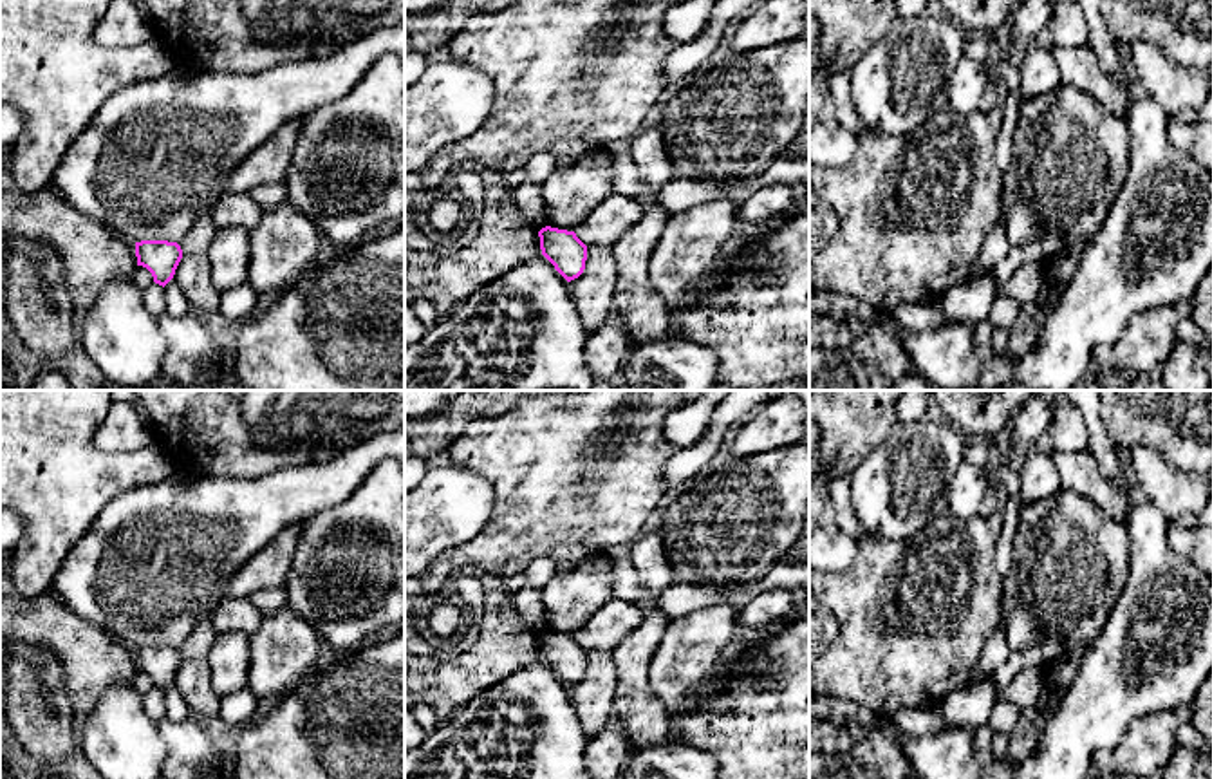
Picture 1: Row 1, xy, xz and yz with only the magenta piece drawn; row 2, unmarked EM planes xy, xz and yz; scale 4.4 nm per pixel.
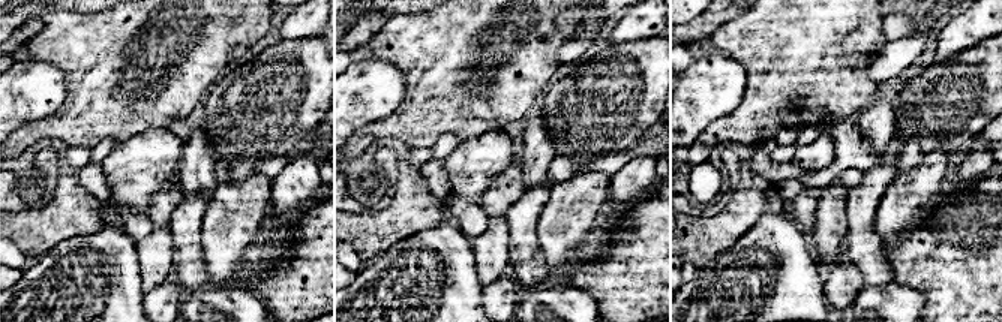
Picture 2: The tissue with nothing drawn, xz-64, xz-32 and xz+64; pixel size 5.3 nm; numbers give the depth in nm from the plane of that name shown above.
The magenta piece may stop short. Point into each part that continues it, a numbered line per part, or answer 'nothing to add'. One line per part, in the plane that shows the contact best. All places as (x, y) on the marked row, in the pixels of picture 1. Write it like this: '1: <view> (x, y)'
nothing to add

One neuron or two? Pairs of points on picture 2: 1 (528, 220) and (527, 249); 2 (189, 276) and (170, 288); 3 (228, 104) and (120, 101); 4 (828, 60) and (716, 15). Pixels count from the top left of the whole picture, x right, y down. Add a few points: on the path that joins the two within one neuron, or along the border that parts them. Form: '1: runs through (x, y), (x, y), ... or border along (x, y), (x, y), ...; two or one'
1: runs through (527, 228), (527, 241); one
2: border along (171, 277), (185, 295); two
3: border along (201, 105), (192, 116); two
4: border along (737, 15), (725, 21), (707, 39); two

